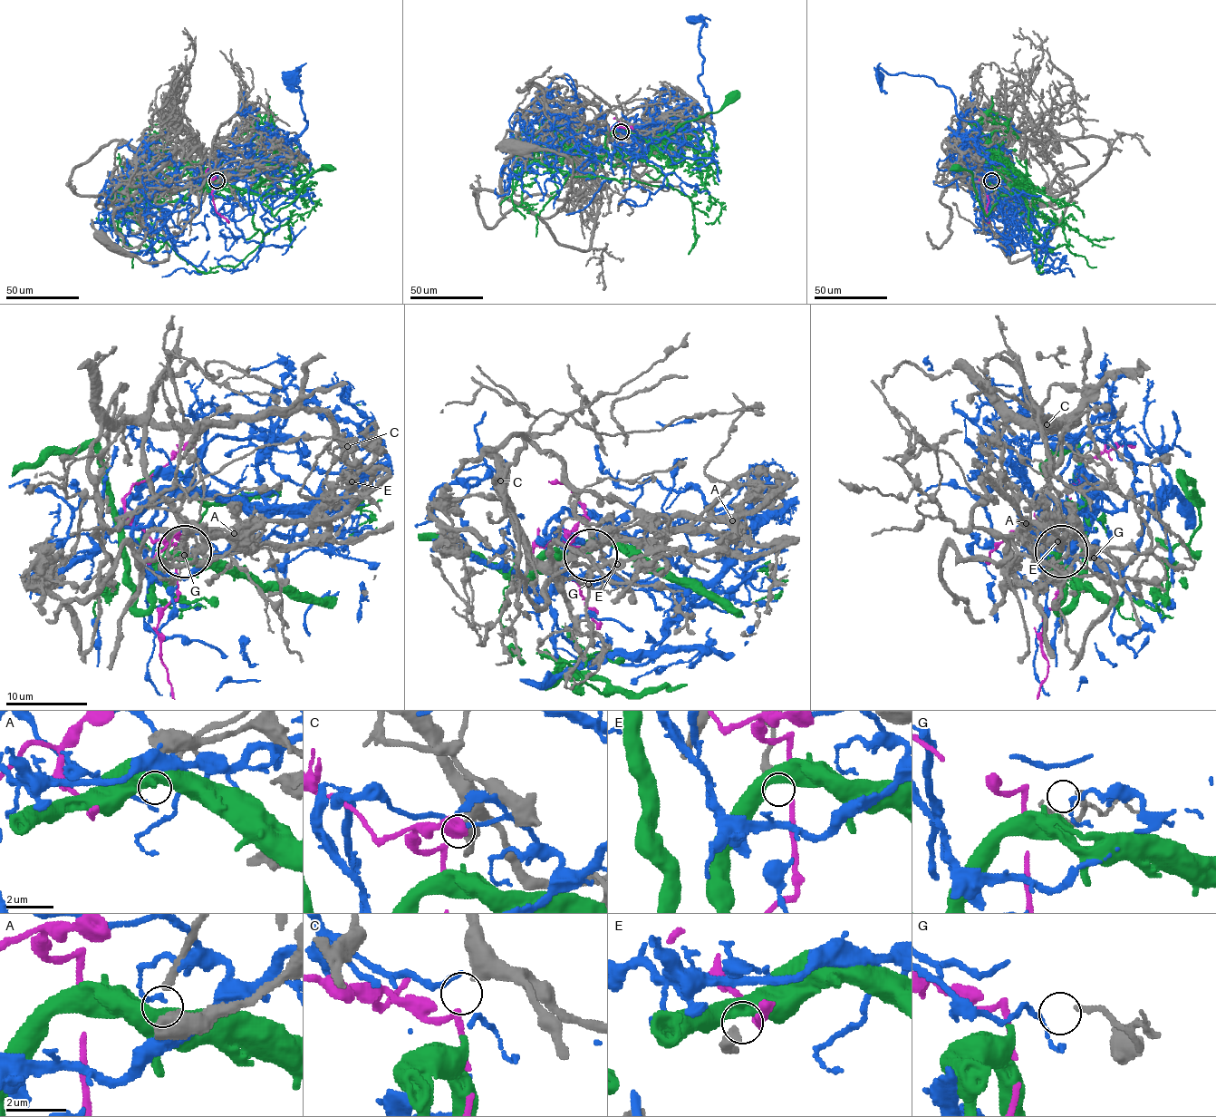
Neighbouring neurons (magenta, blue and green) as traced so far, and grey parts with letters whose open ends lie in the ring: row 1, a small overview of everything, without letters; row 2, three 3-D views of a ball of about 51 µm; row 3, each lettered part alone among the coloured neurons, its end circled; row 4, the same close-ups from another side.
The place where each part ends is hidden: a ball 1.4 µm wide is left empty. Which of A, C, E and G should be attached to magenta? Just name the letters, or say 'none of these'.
C

